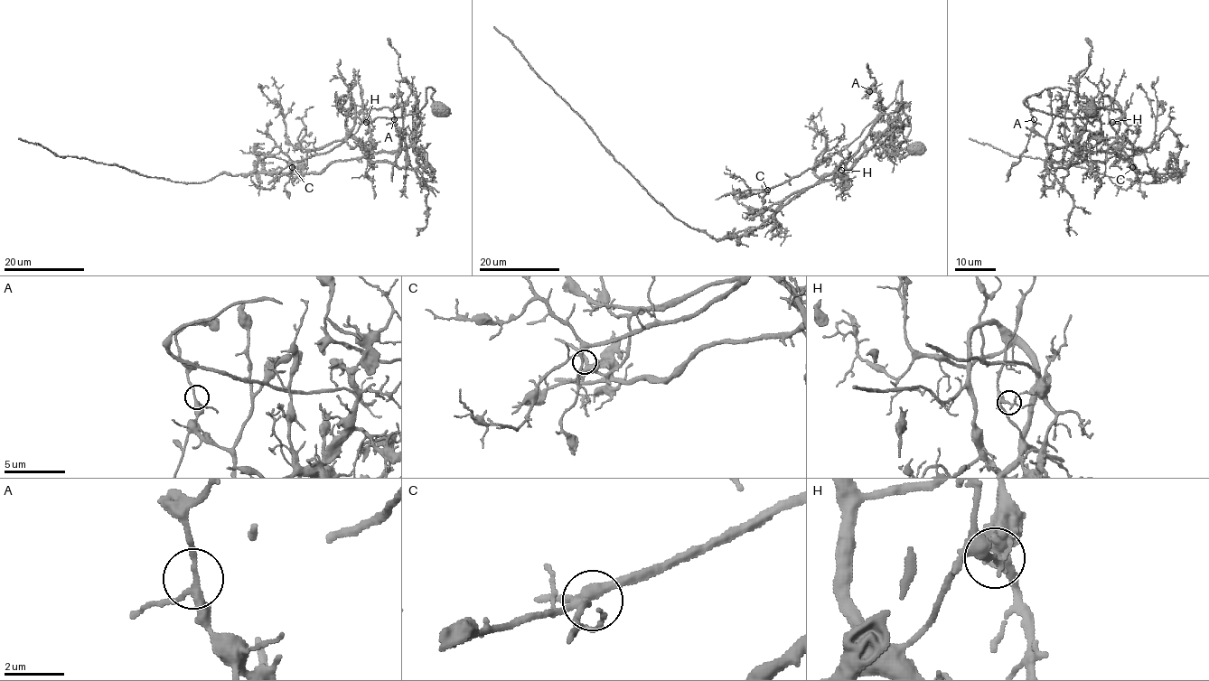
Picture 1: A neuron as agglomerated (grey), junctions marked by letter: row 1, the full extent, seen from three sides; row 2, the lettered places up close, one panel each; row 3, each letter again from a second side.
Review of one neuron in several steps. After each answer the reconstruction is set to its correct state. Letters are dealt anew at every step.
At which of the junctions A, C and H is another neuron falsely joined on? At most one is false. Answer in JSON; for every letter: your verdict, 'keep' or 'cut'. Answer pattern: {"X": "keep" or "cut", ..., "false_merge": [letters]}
{"A": "keep", "C": "keep", "H": "cut", "false_merge": ["H"]}

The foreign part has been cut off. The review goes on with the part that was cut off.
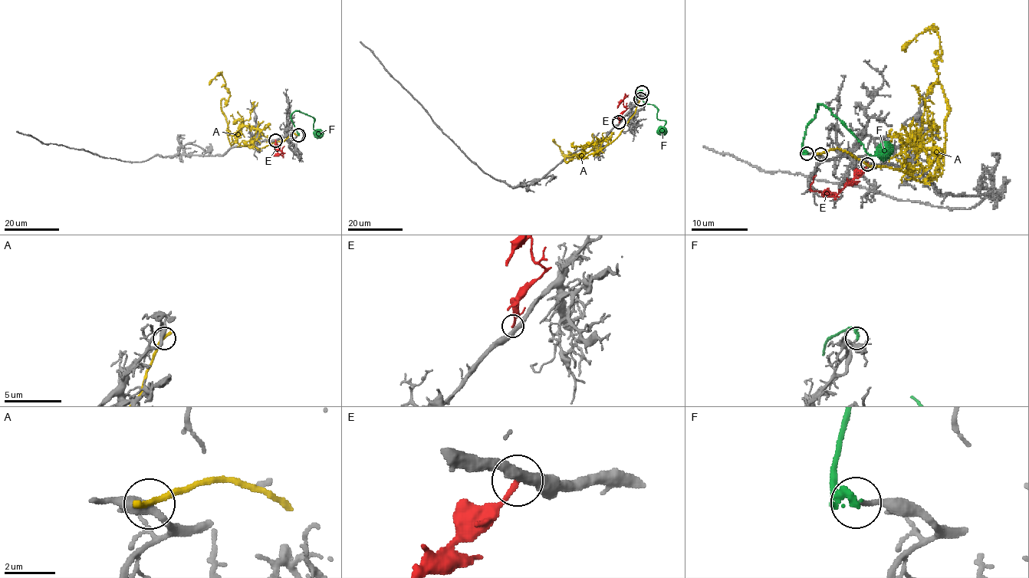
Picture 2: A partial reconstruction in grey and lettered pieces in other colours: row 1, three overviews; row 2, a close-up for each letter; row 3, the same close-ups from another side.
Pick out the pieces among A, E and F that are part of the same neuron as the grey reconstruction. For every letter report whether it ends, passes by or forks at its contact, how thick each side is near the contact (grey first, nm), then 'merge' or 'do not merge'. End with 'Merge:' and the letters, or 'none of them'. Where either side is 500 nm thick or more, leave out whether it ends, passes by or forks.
A: it ends there; 380 nm thick on the grey side, 320 nm on the other; do not merge
E: it ends there; 400 nm thick on the grey side, 200 nm on the other; do not merge
F: it ends there; 160 nm thick on the grey side, 320 nm on the other; do not merge
Merge: none of them

